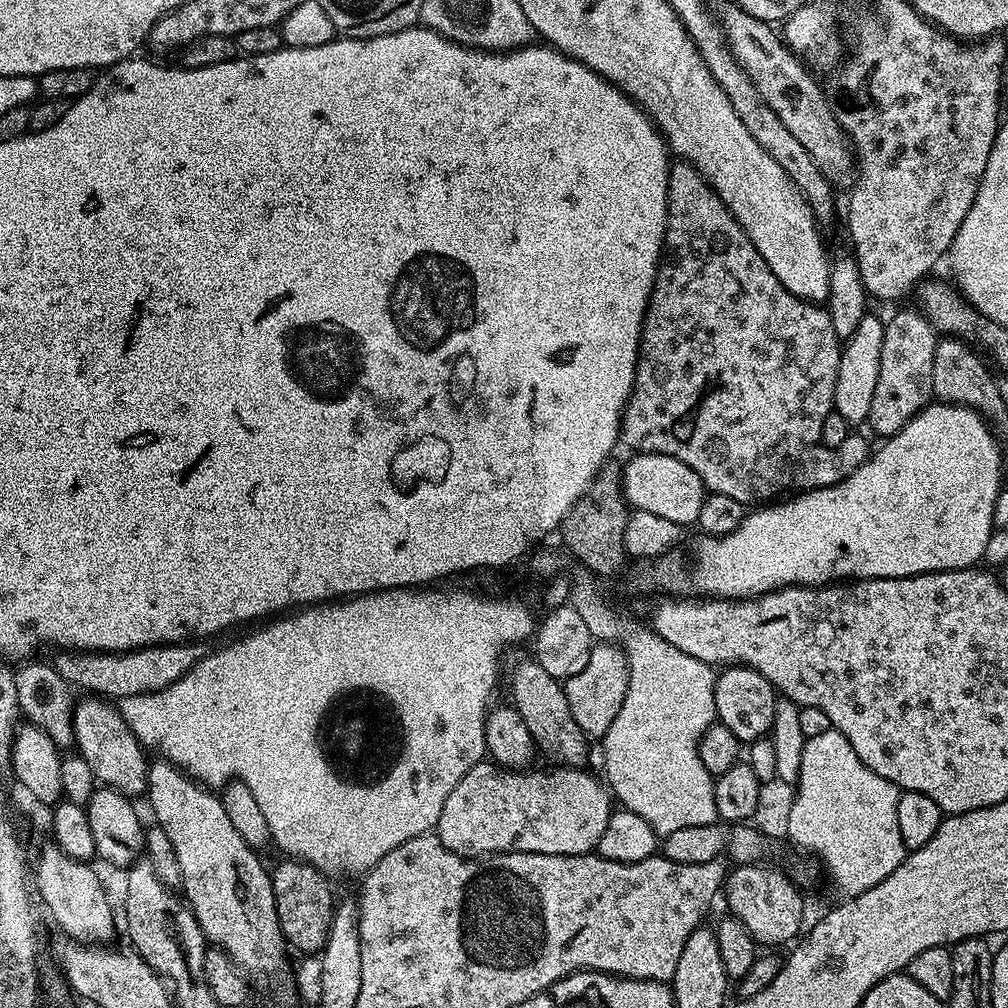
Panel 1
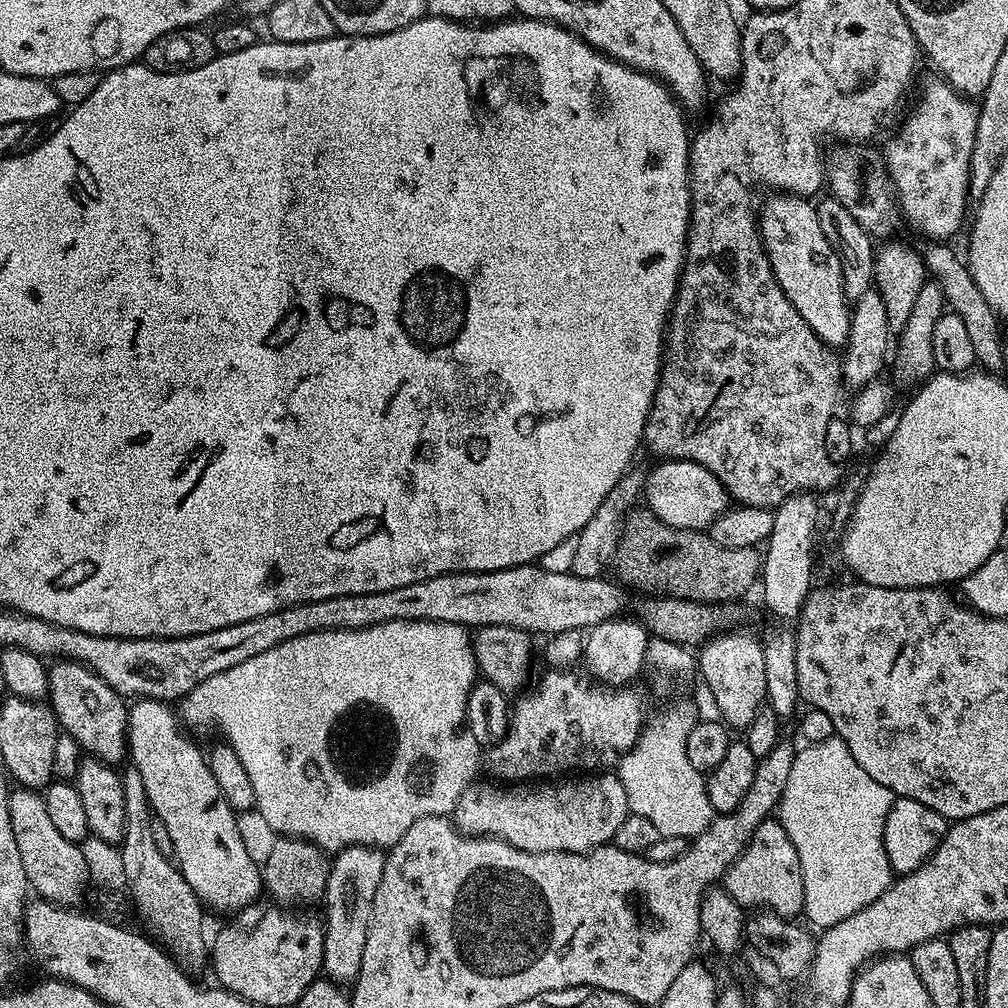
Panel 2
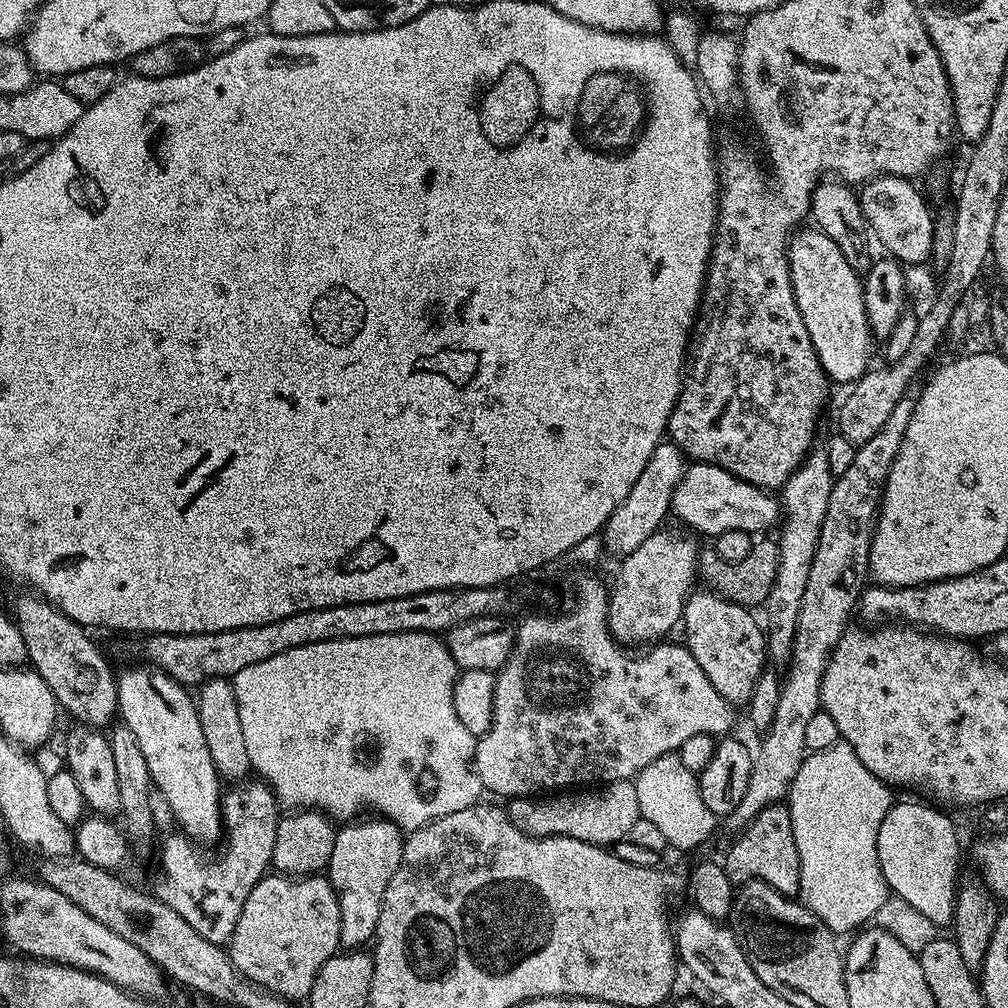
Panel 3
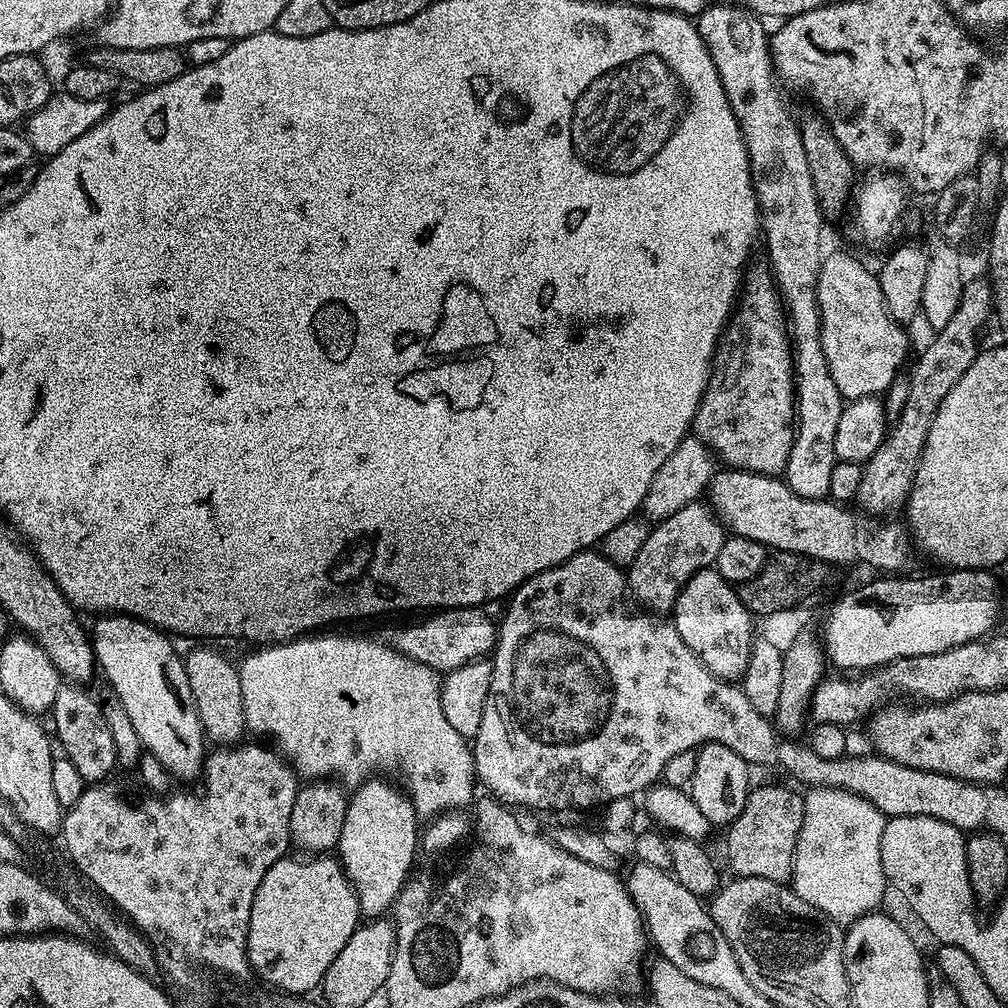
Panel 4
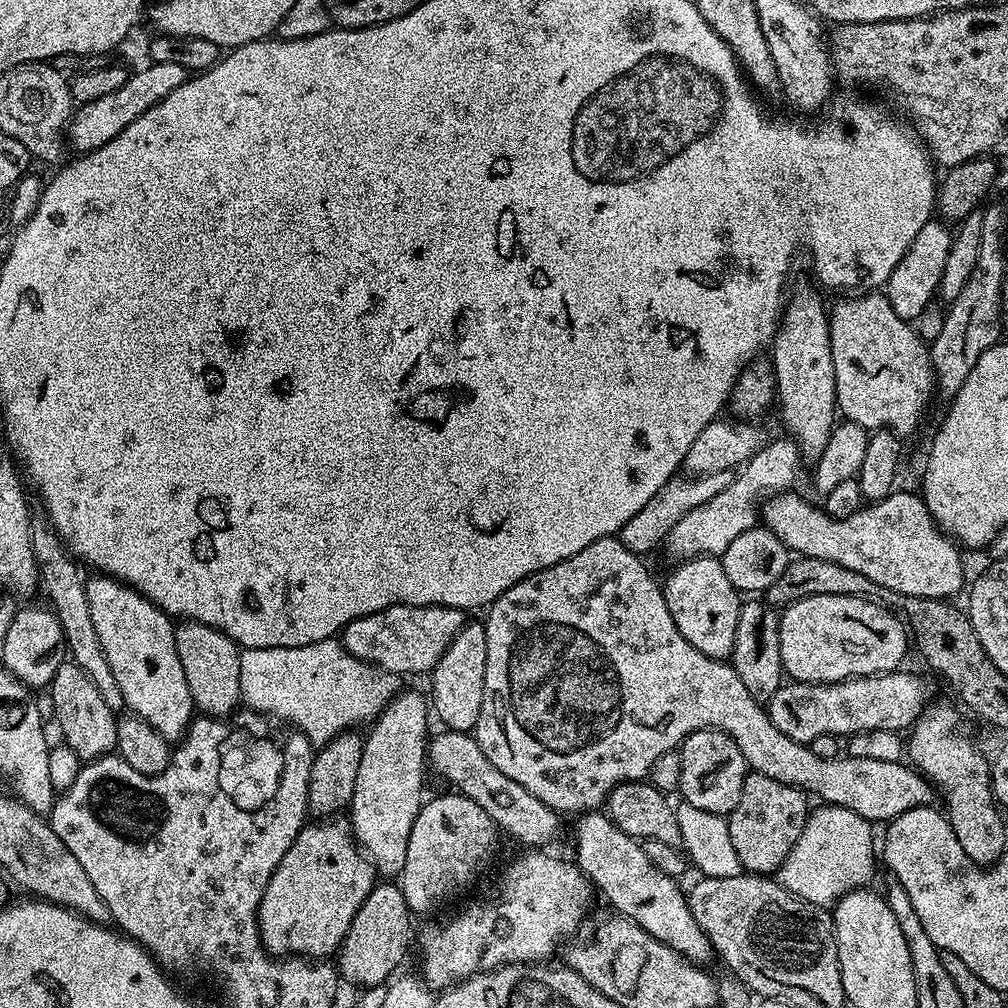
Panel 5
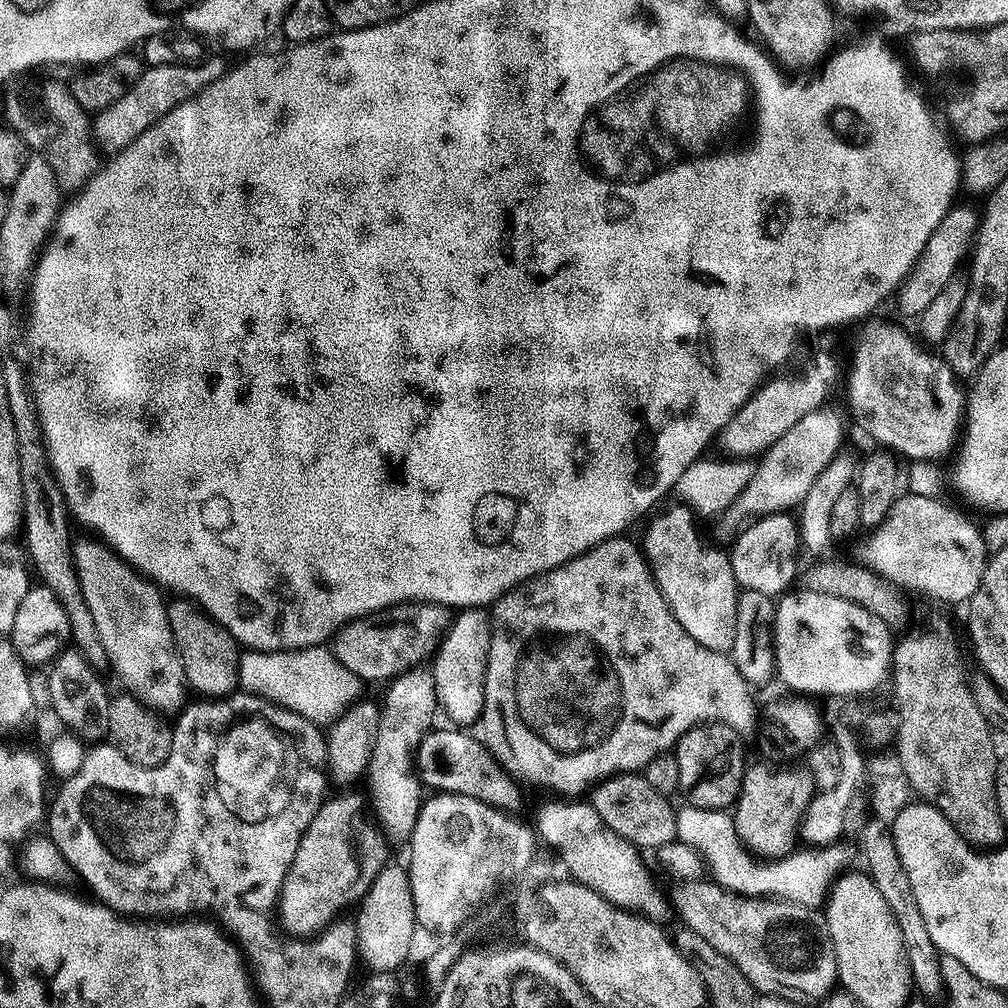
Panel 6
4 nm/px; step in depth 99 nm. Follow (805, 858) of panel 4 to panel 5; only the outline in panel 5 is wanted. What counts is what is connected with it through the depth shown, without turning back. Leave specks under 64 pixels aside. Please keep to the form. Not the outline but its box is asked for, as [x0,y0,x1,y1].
[778,806,878,906]

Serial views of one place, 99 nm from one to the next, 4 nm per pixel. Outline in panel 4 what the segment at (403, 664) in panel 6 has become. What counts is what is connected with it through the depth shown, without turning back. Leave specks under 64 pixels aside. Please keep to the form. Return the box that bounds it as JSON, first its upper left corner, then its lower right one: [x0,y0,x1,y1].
[383,607,498,674]

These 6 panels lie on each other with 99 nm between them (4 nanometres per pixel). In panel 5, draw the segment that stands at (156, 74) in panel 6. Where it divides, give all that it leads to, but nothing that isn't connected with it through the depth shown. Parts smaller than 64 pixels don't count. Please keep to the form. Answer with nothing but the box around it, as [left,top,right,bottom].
[70,62,190,153]

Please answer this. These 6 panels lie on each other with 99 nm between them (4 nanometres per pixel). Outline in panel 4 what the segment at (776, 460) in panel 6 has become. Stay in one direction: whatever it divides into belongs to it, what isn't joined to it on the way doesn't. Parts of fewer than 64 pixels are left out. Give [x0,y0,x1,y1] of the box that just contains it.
[626,502,726,614]

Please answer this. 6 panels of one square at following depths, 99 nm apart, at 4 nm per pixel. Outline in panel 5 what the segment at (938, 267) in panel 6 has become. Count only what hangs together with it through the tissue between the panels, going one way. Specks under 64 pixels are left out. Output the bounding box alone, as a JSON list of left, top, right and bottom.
[886,219,954,322]

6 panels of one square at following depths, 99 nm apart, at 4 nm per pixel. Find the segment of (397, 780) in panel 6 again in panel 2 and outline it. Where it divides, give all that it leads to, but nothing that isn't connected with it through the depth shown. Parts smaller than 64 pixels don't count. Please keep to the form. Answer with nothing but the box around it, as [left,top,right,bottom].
[322,844,385,982]

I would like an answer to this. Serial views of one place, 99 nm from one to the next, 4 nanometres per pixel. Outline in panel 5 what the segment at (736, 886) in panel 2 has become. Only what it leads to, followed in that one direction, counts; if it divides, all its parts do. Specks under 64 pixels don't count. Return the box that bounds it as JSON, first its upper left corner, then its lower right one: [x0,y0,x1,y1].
[726,771,809,874]

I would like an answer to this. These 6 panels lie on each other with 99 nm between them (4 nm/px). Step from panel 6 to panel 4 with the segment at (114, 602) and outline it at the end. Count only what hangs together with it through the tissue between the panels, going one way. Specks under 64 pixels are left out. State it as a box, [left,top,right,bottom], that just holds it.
[90,614,206,781]

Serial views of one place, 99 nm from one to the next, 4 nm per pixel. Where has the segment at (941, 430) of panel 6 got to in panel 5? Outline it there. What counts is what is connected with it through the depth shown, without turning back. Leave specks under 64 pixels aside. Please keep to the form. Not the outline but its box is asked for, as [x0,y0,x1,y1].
[828,290,938,438]

